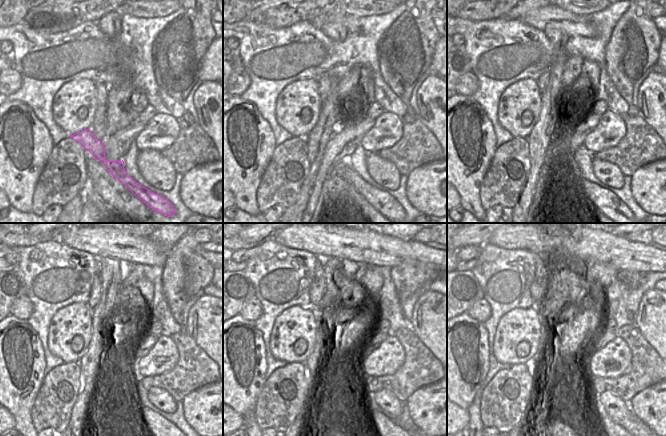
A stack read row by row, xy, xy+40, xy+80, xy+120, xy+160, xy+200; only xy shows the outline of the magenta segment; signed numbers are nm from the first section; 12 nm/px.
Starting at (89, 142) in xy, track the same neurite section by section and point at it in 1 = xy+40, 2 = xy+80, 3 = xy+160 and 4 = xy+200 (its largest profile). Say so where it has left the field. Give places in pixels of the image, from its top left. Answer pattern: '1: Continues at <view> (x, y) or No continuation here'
1: Continues at xy+40 (383, 202)
2: Continues at xy+80 (598, 198)
3: Continues at xy+160 (384, 426)
4: Continues at xy+200 (608, 425).

